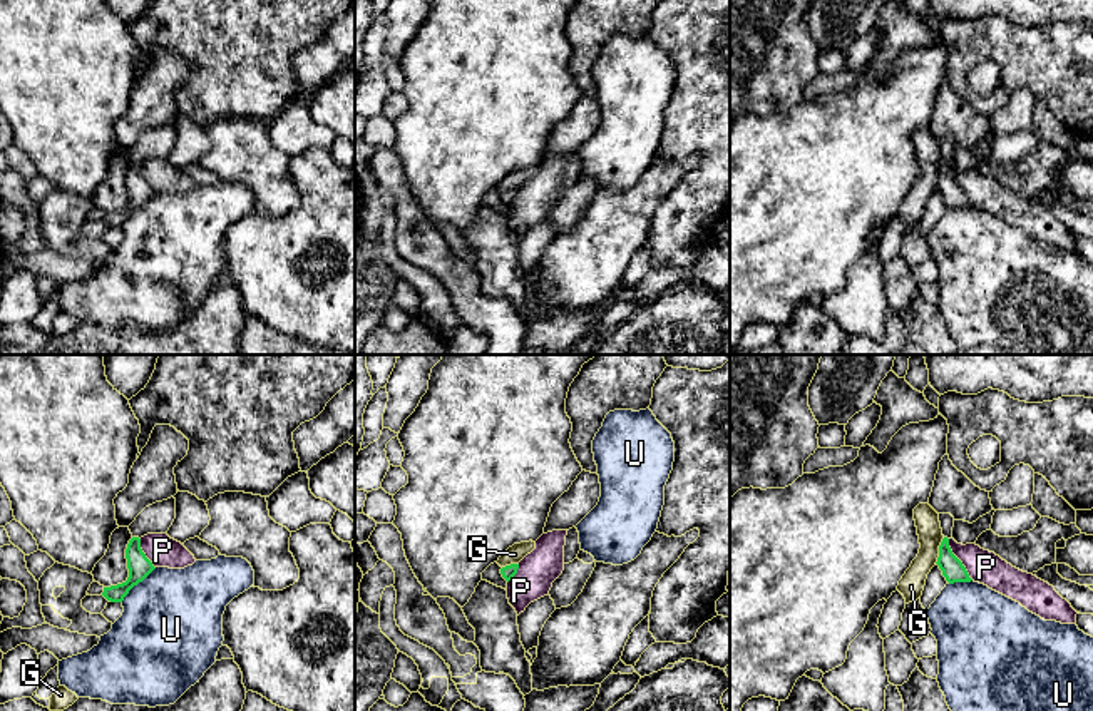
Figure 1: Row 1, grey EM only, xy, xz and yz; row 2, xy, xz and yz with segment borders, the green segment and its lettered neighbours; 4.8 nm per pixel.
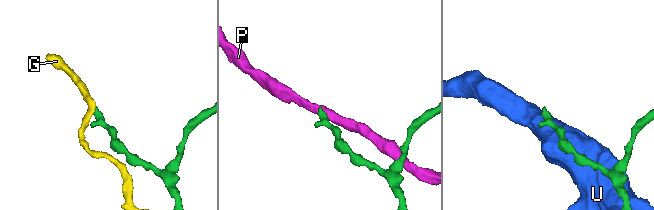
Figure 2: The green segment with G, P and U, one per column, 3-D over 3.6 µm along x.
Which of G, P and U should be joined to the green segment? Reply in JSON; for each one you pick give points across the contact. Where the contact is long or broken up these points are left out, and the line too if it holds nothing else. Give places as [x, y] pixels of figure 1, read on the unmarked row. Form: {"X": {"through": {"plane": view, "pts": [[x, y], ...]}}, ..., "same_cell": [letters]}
{"same_cell": []}

